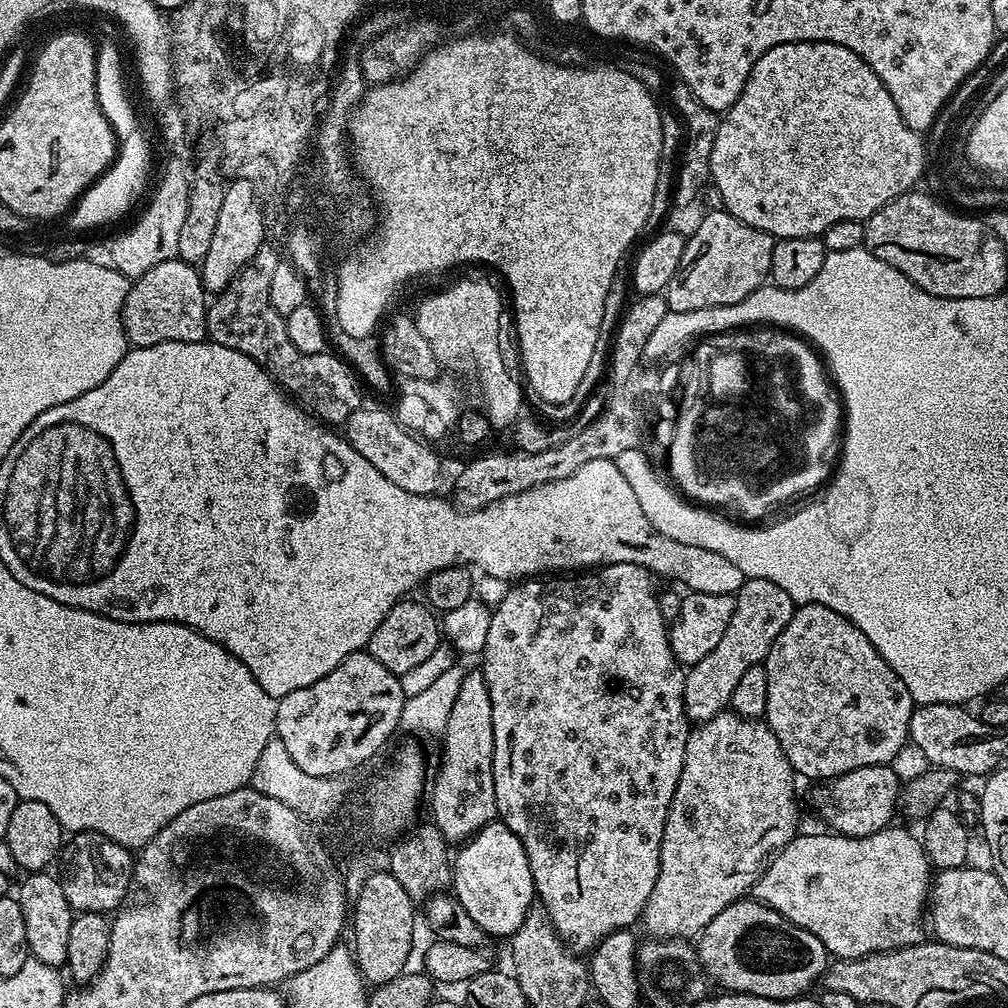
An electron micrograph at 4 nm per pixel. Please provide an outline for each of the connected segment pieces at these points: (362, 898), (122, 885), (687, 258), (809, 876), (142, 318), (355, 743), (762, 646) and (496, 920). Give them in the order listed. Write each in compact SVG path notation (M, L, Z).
M373 870L363 877L364 885L359 885L359 892L350 908L351 947L354 949L356 965L361 976L369 985L377 986L390 982L409 967L408 959L412 956L412 939L416 936L416 920L418 924L418 908L410 894L402 890L398 878L387 870Z
M78 832L71 839L72 845L69 848L67 845L62 856L64 876L62 875L60 880L62 890L66 894L66 902L70 902L73 913L76 914L81 912L115 913L125 903L133 887L133 853L123 848L118 842L97 832Z
M717 210L700 220L700 225L684 241L678 270L666 289L669 312L706 310L710 306L730 306L742 302L769 279L774 238L746 226L729 212Z
M889 826L880 832L875 832L869 836L842 836L839 834L827 834L828 836L804 836L796 835L785 848L780 849L767 861L766 867L761 871L760 878L756 882L754 889L755 899L766 905L767 908L774 909L782 918L794 922L794 926L810 930L818 942L822 942L824 949L828 951L829 957L842 960L853 960L869 956L871 952L889 952L892 948L904 948L908 944L921 943L920 923L926 920L926 905L930 900L930 885L934 879L933 869L930 867L927 855L921 841L916 836L912 837L904 828Z
M179 258L158 262L154 270L146 270L128 289L124 300L124 333L132 348L162 342L198 344L206 336L205 311L206 293L199 271Z
M367 650L351 652L338 666L334 666L334 670L330 670L330 674L326 674L326 678L318 678L318 682L310 682L310 686L302 686L302 690L294 690L294 694L279 697L276 705L276 736L280 737L283 745L286 746L287 753L293 758L298 769L305 771L308 775L340 778L344 776L343 772L352 772L359 764L366 763L371 756L378 755L383 750L384 743L395 732L398 732L401 727L400 719L402 718L405 699L400 678L390 670L386 670L386 666L382 666L382 662L378 662L378 658L374 658Z
M745 579L740 591L735 593L735 598L734 614L718 646L714 646L714 650L710 650L702 662L687 669L684 678L684 713L688 715L689 721L703 722L728 708L734 686L738 686L742 674L746 674L750 666L764 663L770 646L778 634L782 634L794 611L790 594L769 580Z
M493 822L463 841L460 850L457 856L455 853L452 866L451 891L457 902L489 937L510 938L522 925L536 896L530 862L526 850L522 850L522 842L505 824Z

